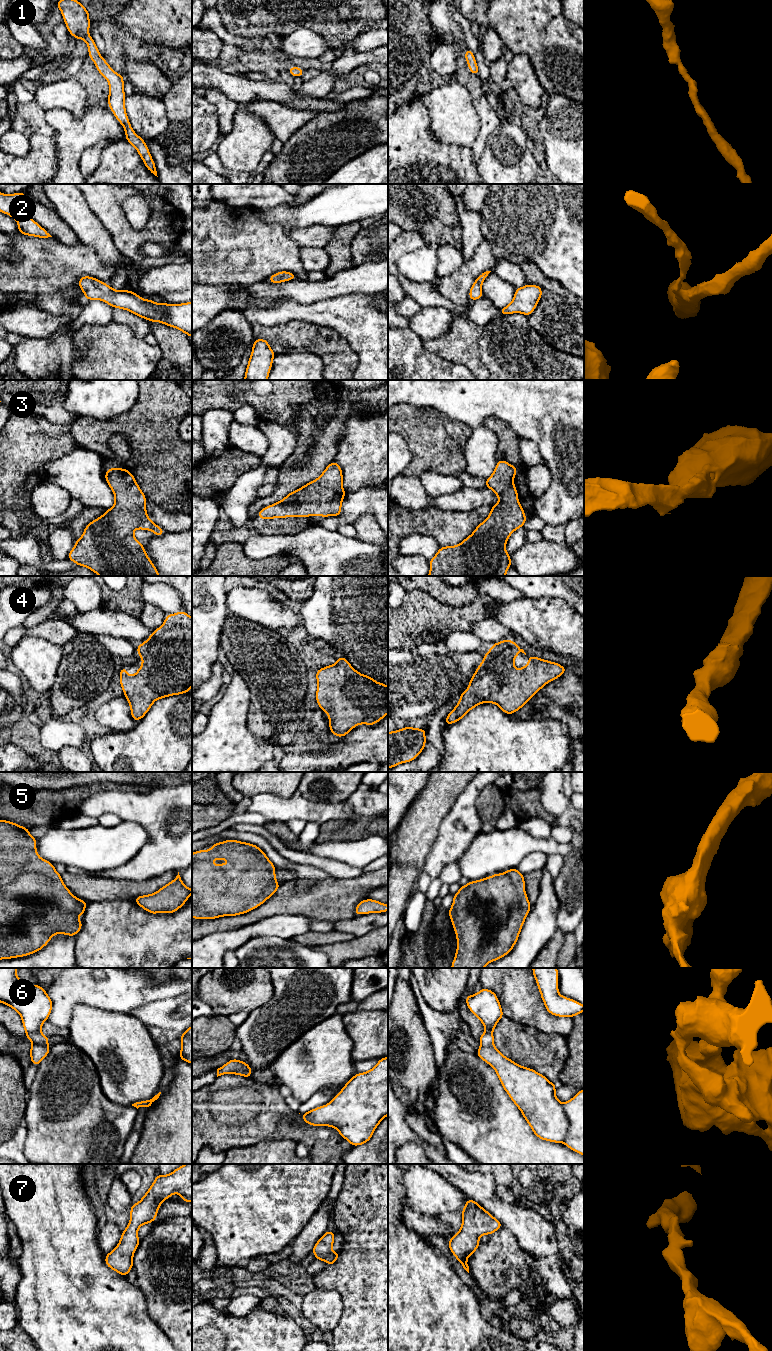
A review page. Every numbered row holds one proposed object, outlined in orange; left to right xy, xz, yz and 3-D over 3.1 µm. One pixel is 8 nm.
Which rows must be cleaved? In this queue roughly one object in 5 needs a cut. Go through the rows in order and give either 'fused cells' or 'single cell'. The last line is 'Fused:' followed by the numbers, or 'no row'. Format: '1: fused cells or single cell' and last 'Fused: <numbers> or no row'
1: single cell
2: single cell
3: single cell
4: single cell
5: single cell
6: fused cells
7: single cell
Fused: 6

